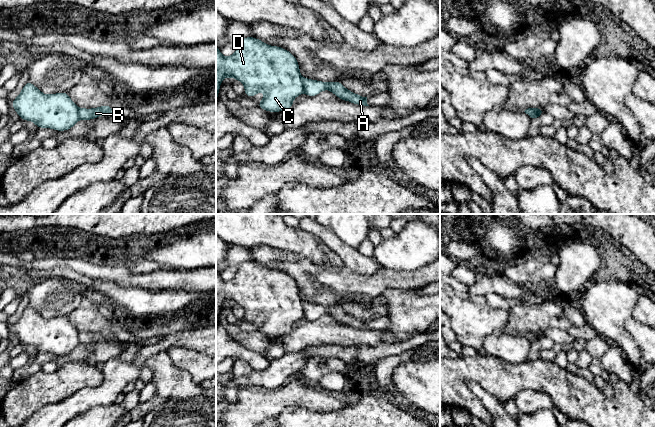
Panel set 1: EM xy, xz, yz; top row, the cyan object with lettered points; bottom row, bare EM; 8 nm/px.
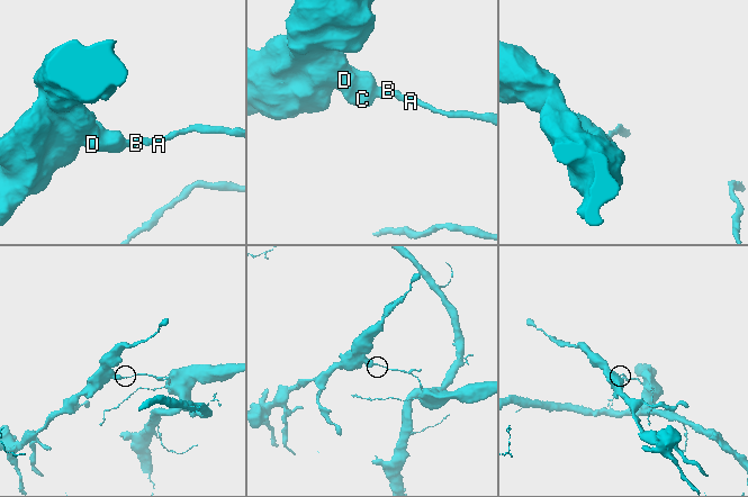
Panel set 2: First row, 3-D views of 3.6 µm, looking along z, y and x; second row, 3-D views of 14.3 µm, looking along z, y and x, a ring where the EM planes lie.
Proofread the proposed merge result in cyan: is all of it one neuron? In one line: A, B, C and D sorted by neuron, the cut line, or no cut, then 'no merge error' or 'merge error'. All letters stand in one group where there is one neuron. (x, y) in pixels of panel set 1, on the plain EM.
A B / C D; cut in xz along (301, 302), (304, 315); merge error

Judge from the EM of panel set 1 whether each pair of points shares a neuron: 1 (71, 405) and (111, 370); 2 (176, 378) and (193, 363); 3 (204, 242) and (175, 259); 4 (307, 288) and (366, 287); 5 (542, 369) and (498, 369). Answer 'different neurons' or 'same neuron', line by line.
1: same neuron
2: different neurons
3: same neuron
4: same neuron
5: same neuron

